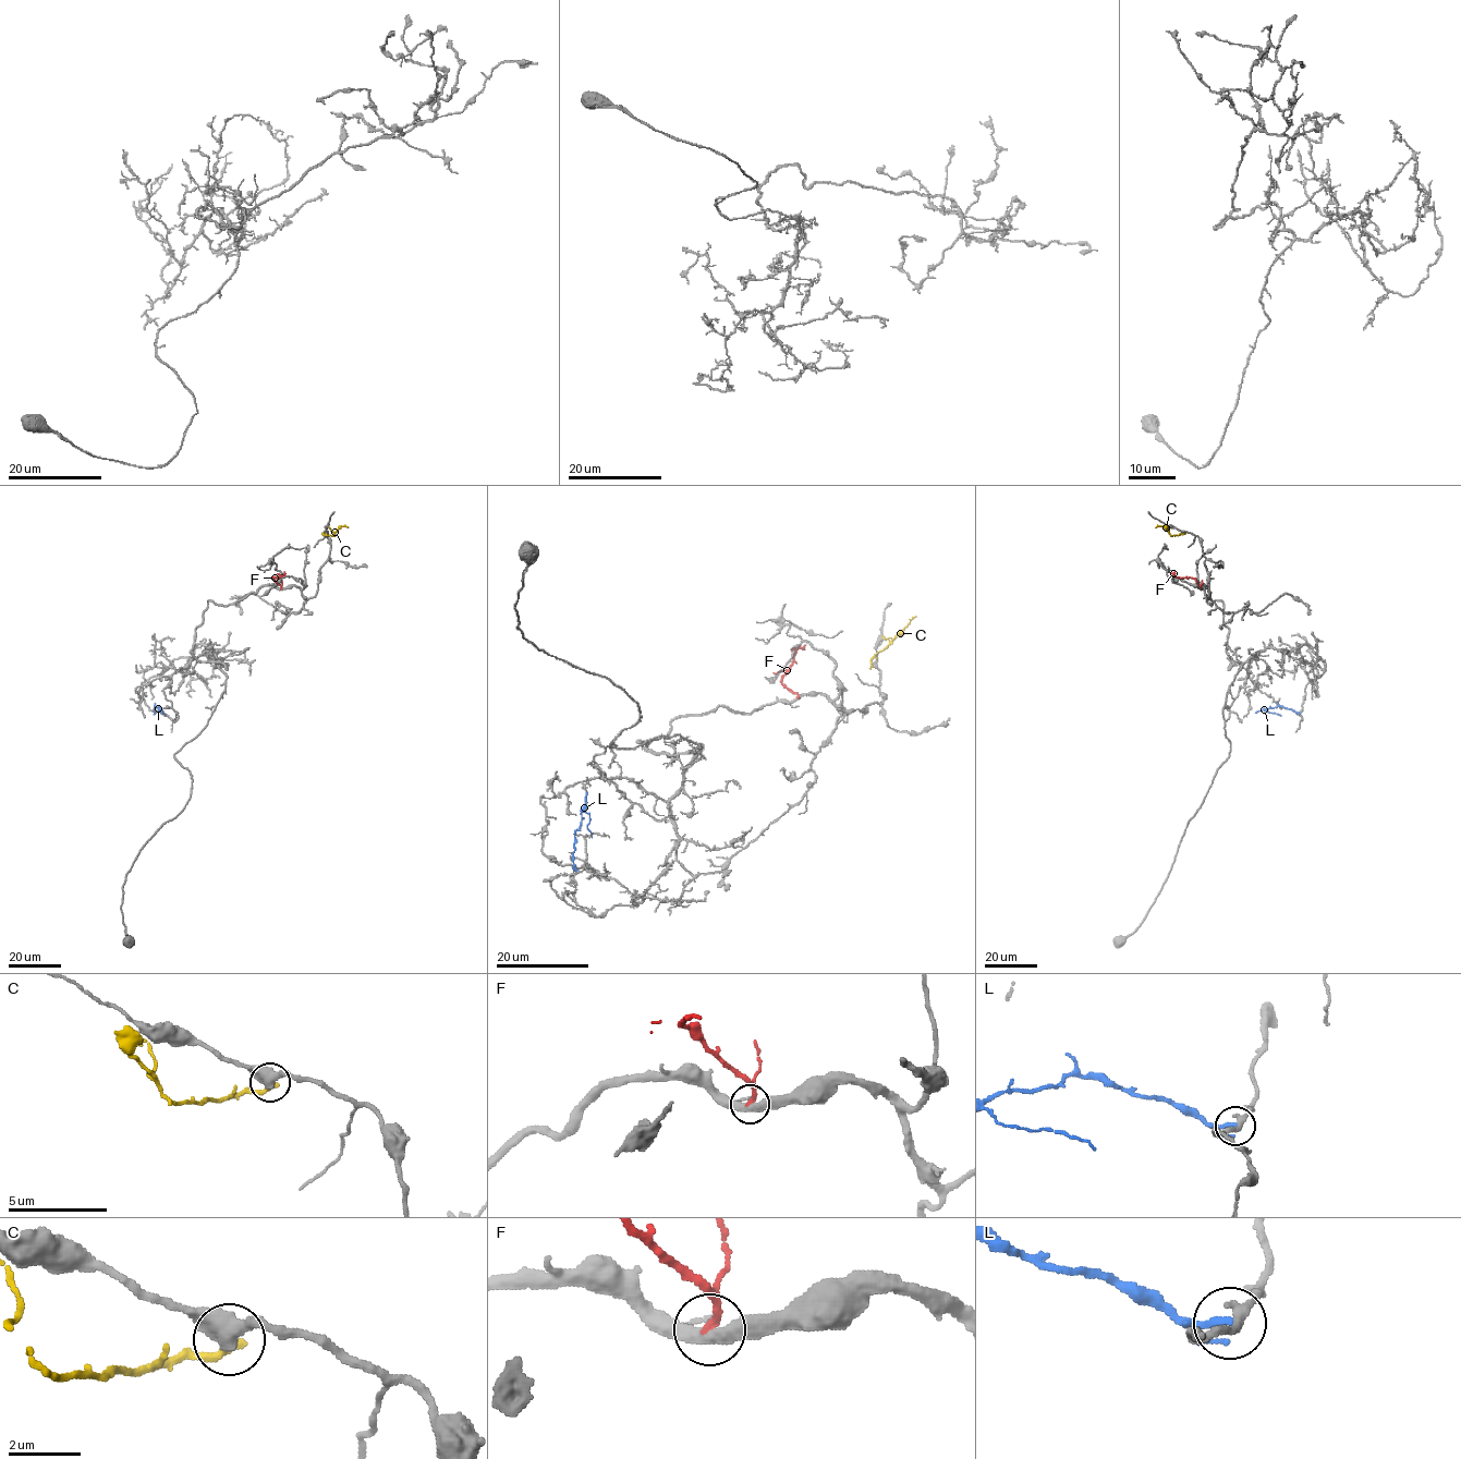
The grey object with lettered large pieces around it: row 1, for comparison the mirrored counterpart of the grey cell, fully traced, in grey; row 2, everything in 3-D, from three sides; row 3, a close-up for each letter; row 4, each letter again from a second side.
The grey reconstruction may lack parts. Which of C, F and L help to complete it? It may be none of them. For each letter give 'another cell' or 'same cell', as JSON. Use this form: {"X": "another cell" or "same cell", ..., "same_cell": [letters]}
{"C": "another cell", "F": "another cell", "L": "another cell", "same_cell": []}

